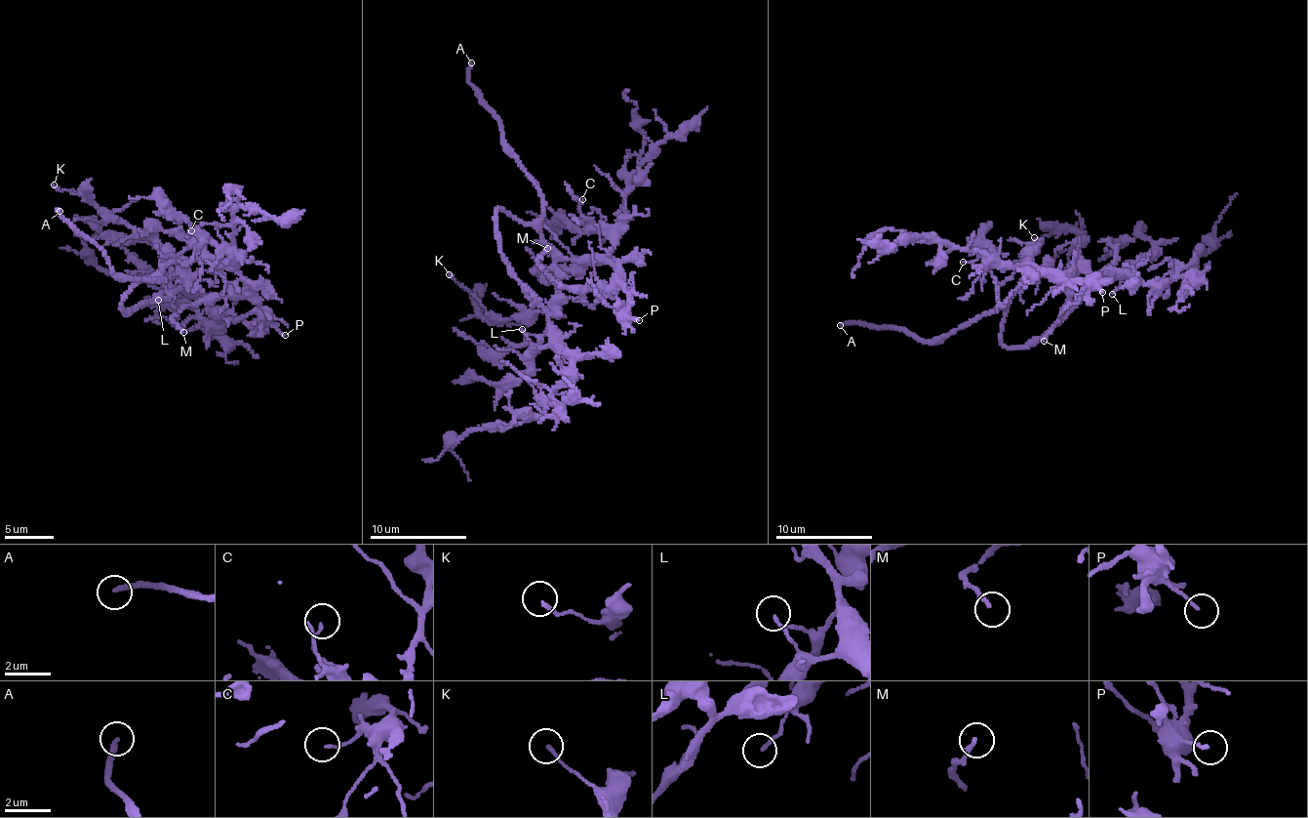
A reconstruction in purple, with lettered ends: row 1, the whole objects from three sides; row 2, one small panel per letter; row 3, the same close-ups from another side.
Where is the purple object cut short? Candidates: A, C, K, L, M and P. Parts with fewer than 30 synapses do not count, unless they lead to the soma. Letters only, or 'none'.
A

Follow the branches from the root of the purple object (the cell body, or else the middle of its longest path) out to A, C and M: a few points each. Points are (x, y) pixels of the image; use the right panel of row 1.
A: (1040, 337), (1024, 347), (1008, 347), (1002, 341), (1004, 307), (931, 340), (890, 327), (840, 325)
C: (1040, 337), (1024, 347), (1002, 341), (1005, 310), (1027, 265), (1003, 266), (979, 256), (963, 262)
M: (1040, 337), (1024, 347), (1002, 341), (1005, 310), (1030, 271), (1028, 262), (1060, 273), (1067, 294), (1044, 341)

